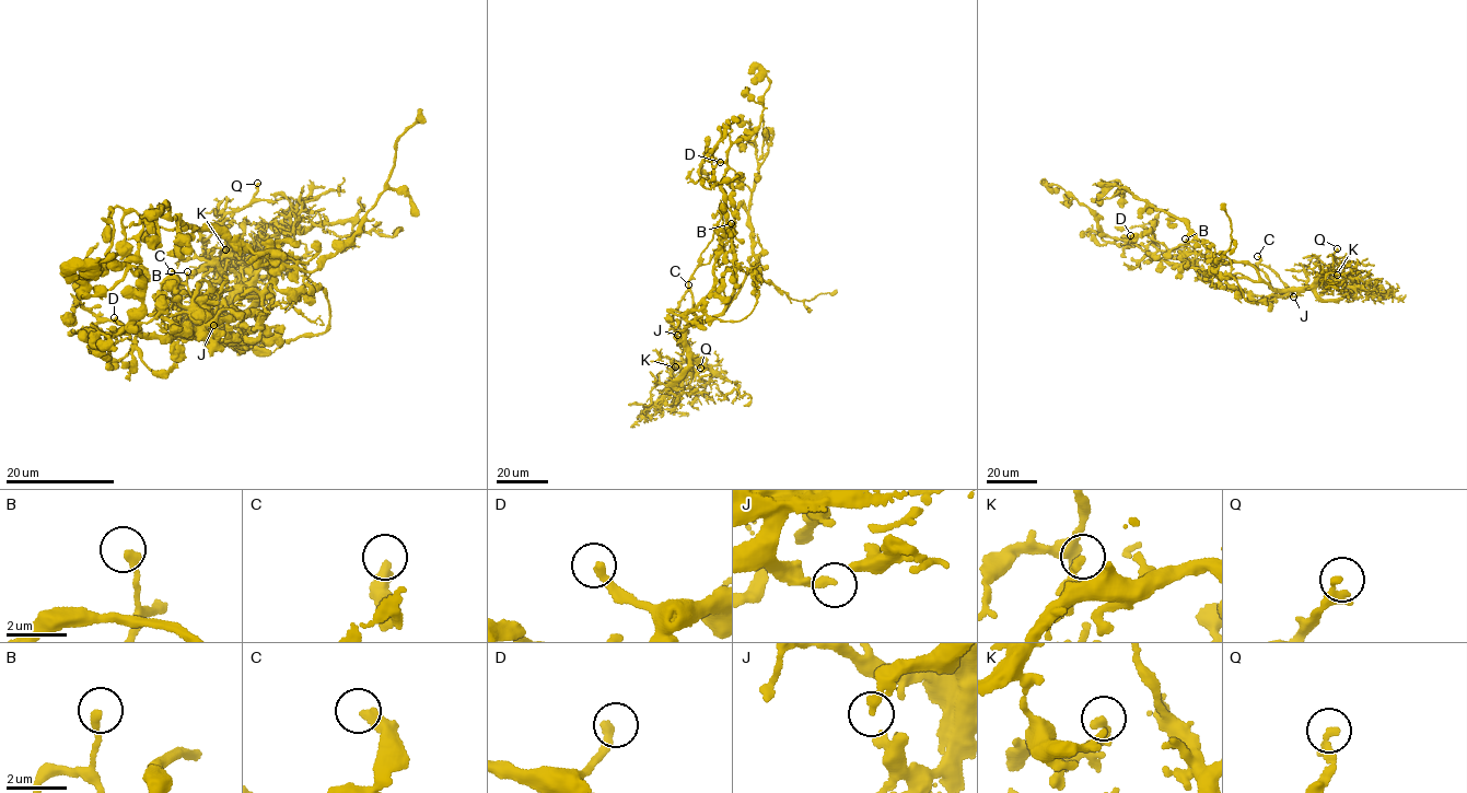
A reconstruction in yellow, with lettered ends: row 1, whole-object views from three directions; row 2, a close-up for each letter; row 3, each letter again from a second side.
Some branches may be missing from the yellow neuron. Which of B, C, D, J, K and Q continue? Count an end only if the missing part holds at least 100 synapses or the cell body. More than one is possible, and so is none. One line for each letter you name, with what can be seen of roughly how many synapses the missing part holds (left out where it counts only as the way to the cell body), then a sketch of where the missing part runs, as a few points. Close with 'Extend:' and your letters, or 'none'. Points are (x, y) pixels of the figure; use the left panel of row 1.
Extend: none

